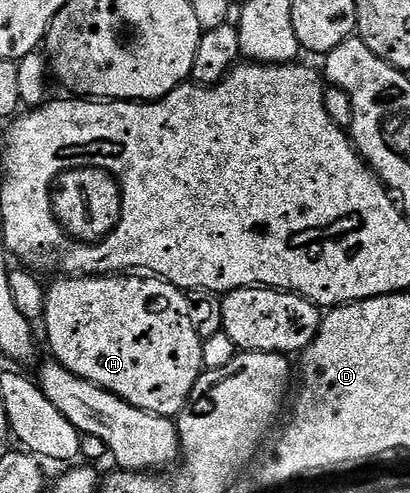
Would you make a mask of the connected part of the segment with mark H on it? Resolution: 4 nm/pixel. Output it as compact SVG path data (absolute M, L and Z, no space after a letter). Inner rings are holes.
M109 275L107 277L59 278L46 289L42 328L48 332L51 356L74 375L110 391L134 407L157 417L175 418L188 404L192 388L204 372L204 342L190 323L185 290L177 289L159 275Z

